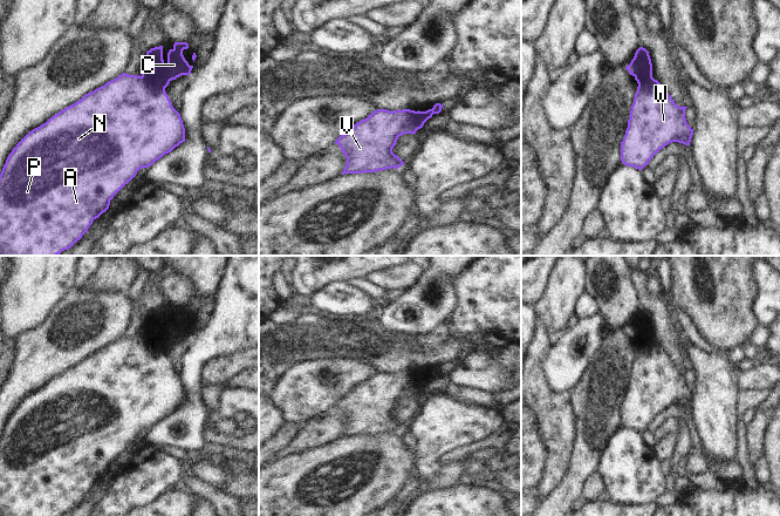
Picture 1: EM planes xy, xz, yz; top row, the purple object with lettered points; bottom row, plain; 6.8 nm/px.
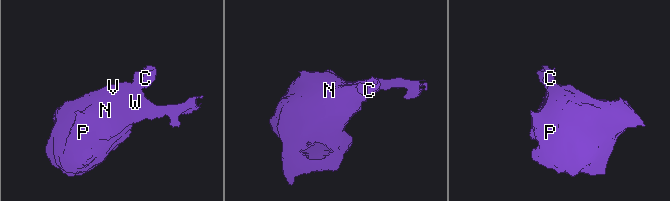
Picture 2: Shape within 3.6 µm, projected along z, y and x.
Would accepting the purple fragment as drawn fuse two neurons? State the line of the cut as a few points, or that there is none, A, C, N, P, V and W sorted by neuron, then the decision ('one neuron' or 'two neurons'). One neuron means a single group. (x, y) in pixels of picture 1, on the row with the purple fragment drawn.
xy (142, 74), (149, 82), (164, 89) | A N P V W / C | two neurons

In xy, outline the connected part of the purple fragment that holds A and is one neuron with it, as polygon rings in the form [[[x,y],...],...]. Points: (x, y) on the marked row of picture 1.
[[[123,73],[85,94],[80,101],[29,131],[8,155],[0,174],[0,256],[59,256],[62,251],[70,249],[88,231],[93,222],[109,209],[114,196],[136,176],[139,169],[149,168],[183,142],[185,142],[185,128],[180,114],[172,107],[165,89],[149,83],[143,75]]]

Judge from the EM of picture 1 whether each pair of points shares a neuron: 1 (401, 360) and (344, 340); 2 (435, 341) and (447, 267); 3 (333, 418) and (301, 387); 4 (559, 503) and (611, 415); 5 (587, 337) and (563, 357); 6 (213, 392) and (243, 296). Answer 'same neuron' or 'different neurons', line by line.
1: same neuron
2: different neurons
3: different neurons
4: same neuron
5: same neuron
6: different neurons

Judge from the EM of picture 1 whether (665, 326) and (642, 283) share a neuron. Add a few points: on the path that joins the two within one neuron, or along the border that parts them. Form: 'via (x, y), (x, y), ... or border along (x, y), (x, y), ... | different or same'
via (659, 316), (643, 293) | same

